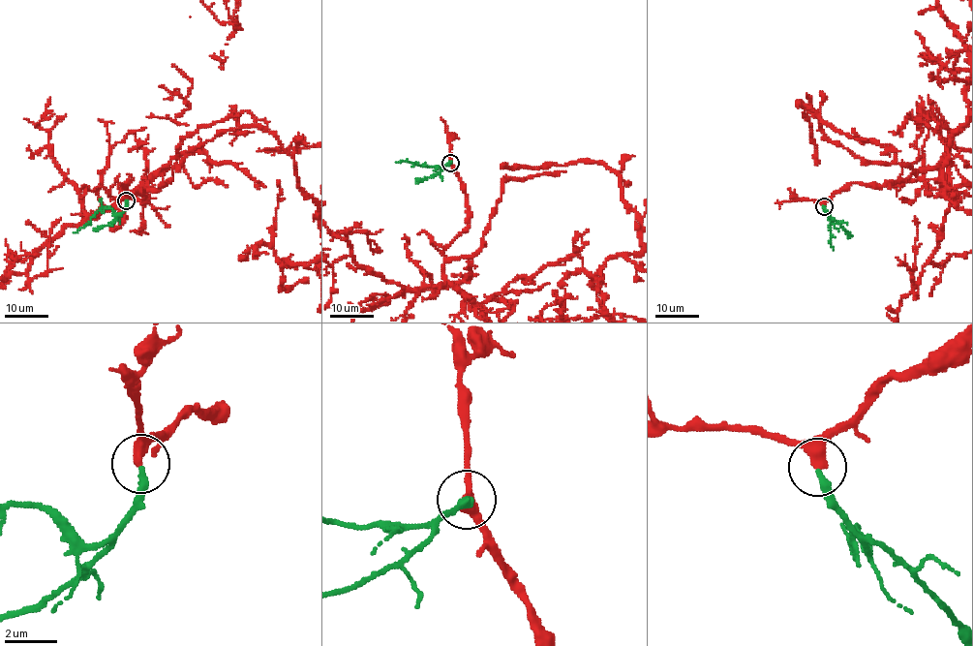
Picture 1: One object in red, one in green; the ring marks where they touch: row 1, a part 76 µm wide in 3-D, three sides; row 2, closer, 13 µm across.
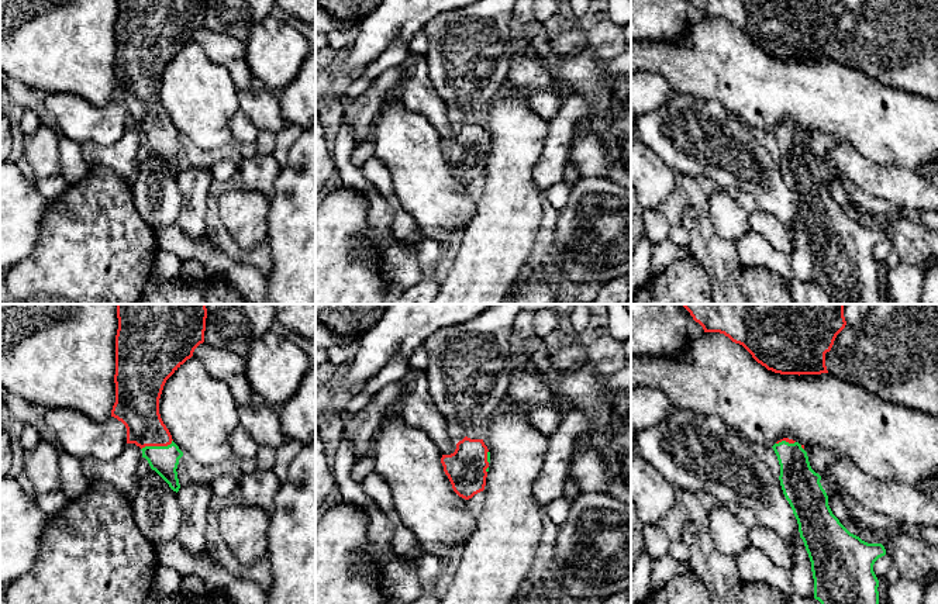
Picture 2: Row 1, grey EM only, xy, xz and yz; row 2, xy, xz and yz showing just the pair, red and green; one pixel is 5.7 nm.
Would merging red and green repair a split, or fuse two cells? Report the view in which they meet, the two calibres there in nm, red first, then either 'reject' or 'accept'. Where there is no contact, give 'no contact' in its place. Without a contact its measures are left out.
xy | 240/160 nm | accept

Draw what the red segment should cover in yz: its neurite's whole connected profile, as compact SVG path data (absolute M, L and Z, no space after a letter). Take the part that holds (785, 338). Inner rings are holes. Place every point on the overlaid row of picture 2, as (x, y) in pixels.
M682 304L704 332L720 332L742 345L768 370L780 375L828 373L825 353L845 328L844 304Z

